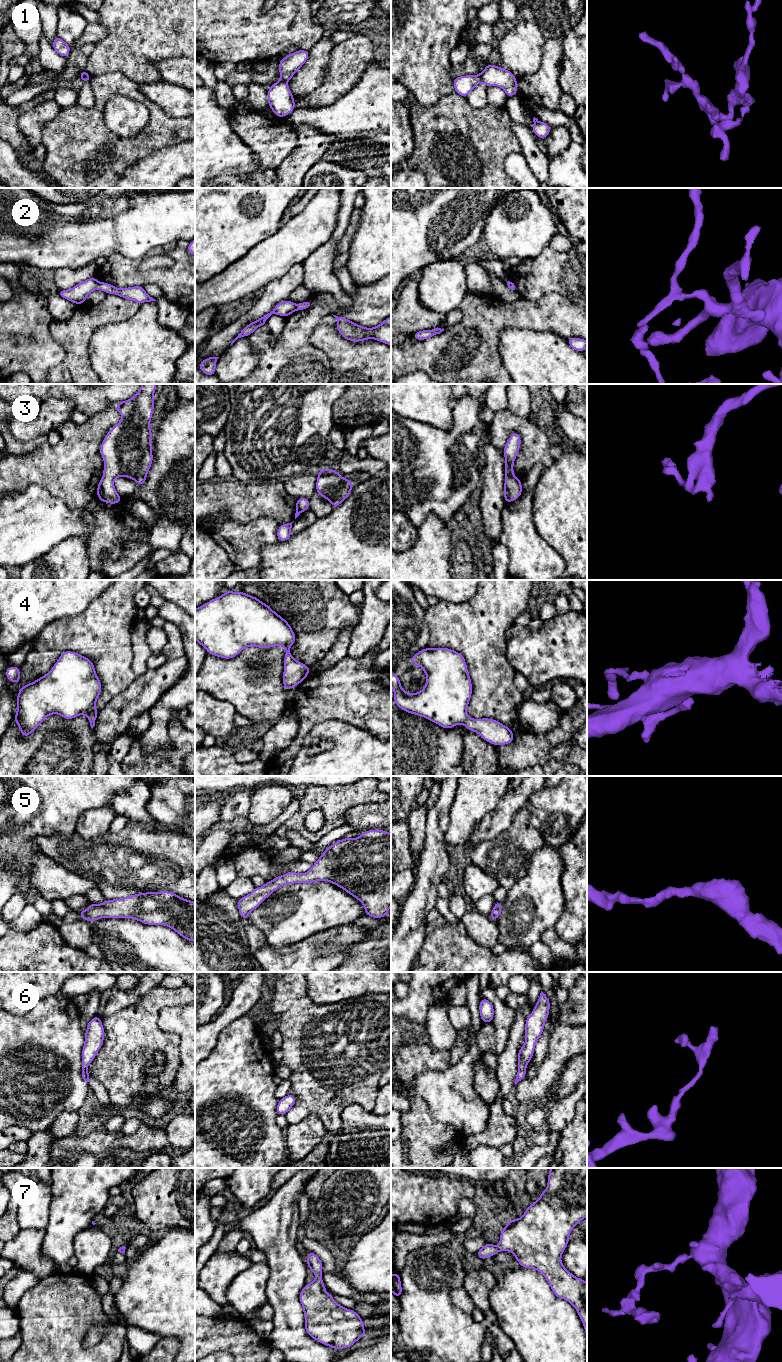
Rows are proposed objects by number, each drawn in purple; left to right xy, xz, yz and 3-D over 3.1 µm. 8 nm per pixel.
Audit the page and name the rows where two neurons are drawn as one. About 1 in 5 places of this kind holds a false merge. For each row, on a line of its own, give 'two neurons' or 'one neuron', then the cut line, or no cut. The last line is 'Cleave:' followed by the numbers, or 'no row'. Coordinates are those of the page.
1: two neurons; cut in yz along (479, 74), (481, 81)
2: one neuron; no cut
3: one neuron; no cut
4: one neuron; no cut
5: one neuron; no cut
6: one neuron; no cut
7: one neuron; no cut
Cleave: 1

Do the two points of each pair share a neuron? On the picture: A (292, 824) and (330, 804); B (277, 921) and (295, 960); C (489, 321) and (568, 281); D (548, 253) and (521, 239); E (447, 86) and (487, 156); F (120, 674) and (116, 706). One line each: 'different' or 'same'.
A: same
B: different
C: different
D: different
E: different
F: different

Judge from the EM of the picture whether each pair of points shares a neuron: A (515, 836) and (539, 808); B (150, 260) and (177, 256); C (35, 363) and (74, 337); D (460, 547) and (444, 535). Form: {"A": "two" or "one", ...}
{"A": "two", "B": "two", "C": "two", "D": "two"}

